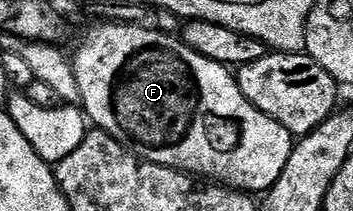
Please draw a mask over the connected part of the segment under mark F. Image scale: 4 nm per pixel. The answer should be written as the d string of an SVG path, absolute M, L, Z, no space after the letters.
M96 22L93 28L84 36L84 41L76 48L76 57L71 57L72 73L78 78L78 90L80 91L80 104L82 111L95 127L110 134L123 148L131 148L135 156L141 160L149 160L152 164L177 168L179 172L187 172L197 178L203 178L208 182L215 182L226 188L234 188L249 194L267 193L269 188L278 182L282 170L286 170L286 162L292 153L294 137L286 131L277 120L262 114L242 94L235 75L225 65L218 62L210 62L210 58L202 58L190 46L186 46L179 35L159 32L158 30L146 30L139 28L137 24L117 24L115 22Z

